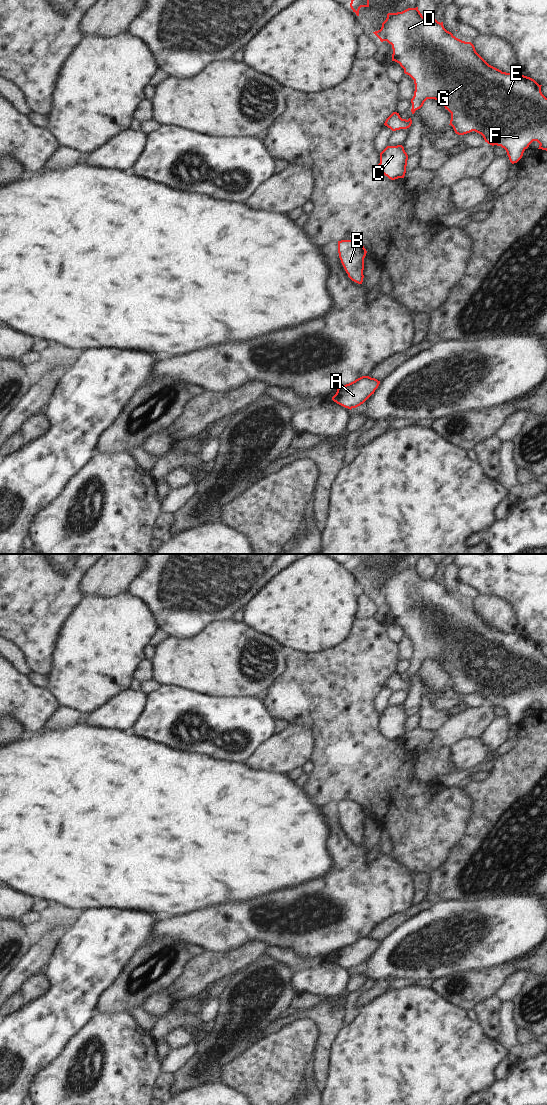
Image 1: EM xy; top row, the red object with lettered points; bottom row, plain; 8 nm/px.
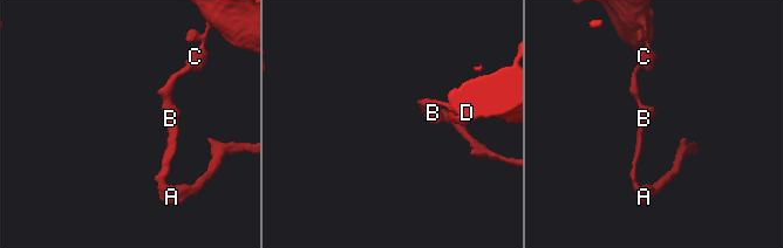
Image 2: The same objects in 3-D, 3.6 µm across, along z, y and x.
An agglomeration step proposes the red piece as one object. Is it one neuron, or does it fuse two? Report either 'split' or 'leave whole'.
leave whole

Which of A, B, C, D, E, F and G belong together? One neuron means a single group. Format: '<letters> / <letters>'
A B C D E F G

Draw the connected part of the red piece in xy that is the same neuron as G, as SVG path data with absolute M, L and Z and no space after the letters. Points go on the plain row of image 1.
M418 567L388 573L381 589L373 593L381 602L387 601L392 605L392 621L399 623L404 633L414 640L412 674L420 669L427 659L435 659L451 673L449 685L453 687L456 694L464 695L472 691L481 694L488 704L504 708L512 724L522 718L524 711L533 701L540 704L538 709L547 711L547 658L541 652L542 645L534 639L515 630L506 633L489 625L476 612L471 602L456 598L444 588L443 582L440 583L435 578L424 578Z

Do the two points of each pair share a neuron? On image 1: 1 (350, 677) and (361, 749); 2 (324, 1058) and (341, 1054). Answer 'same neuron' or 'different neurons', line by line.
1: same neuron
2: different neurons

